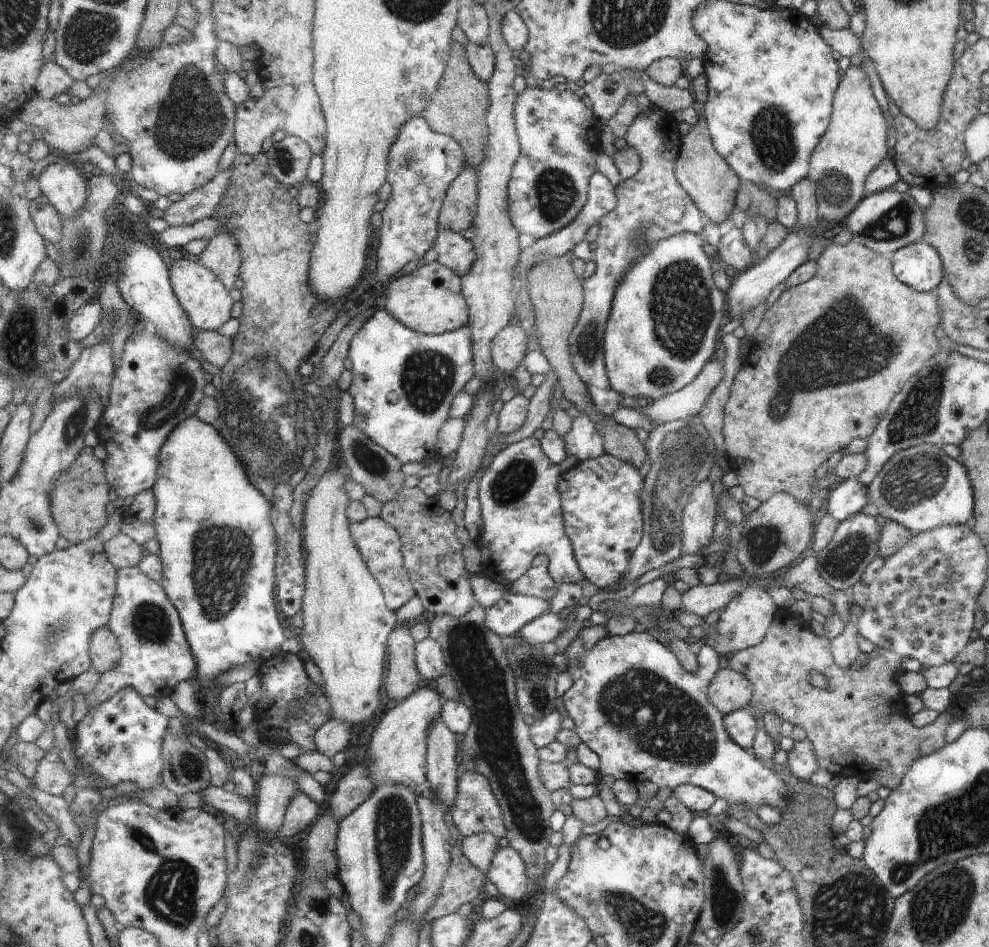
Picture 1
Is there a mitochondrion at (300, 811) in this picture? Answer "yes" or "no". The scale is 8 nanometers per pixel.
no

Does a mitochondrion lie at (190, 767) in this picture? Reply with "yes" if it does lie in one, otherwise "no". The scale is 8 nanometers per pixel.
yes

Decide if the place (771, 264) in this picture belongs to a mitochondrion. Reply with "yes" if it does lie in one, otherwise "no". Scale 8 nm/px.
no

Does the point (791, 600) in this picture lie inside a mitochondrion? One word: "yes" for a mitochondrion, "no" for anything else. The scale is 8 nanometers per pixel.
no

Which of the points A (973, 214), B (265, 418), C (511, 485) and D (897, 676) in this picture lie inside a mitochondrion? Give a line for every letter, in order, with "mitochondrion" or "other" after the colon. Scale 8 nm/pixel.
A: mitochondrion
B: mitochondrion
C: mitochondrion
D: other

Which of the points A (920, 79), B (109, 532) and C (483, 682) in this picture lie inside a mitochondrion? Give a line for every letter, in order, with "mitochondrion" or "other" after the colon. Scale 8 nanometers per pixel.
A: other
B: other
C: mitochondrion

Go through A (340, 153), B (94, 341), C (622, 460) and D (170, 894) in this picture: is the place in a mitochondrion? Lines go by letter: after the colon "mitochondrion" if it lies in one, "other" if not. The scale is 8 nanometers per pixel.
A: other
B: other
C: other
D: mitochondrion

